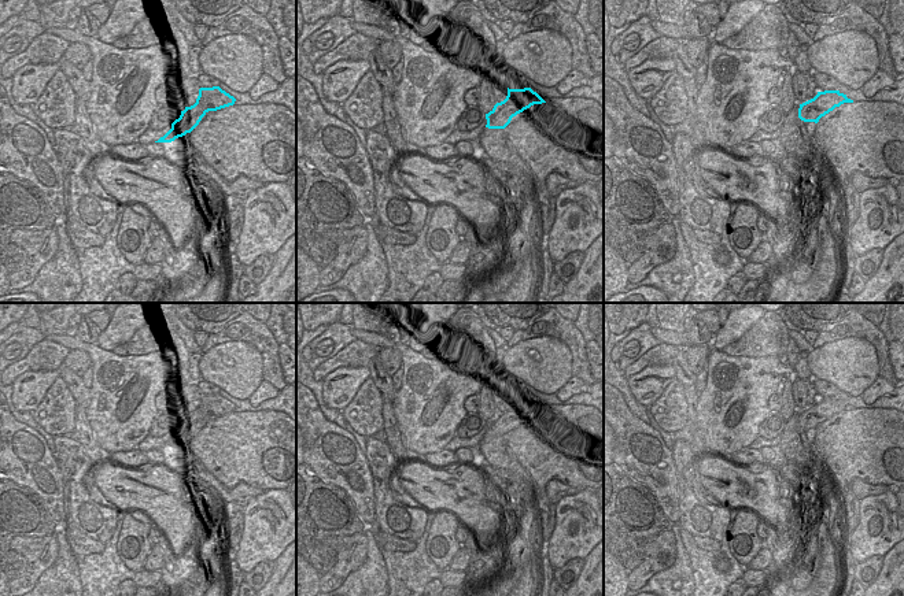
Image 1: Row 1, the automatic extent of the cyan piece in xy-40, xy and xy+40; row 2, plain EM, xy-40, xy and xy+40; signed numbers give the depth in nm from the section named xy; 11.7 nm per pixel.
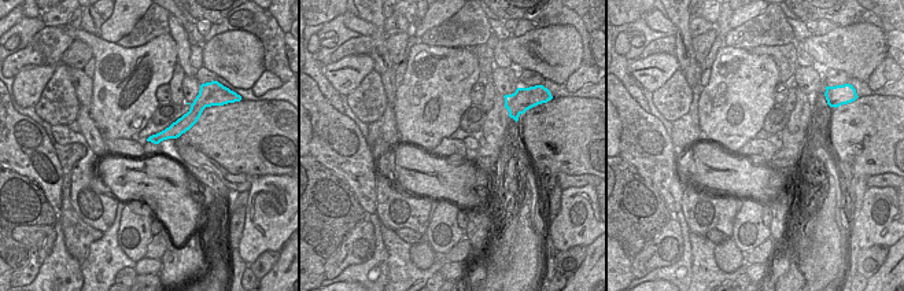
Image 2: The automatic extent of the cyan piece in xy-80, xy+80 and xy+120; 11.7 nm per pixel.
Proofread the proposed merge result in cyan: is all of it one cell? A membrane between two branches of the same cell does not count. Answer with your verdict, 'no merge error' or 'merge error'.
merge error

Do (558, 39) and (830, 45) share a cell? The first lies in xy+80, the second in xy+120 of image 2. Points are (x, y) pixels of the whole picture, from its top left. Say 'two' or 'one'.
one

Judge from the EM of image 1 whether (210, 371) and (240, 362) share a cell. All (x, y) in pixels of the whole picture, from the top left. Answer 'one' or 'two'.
one

